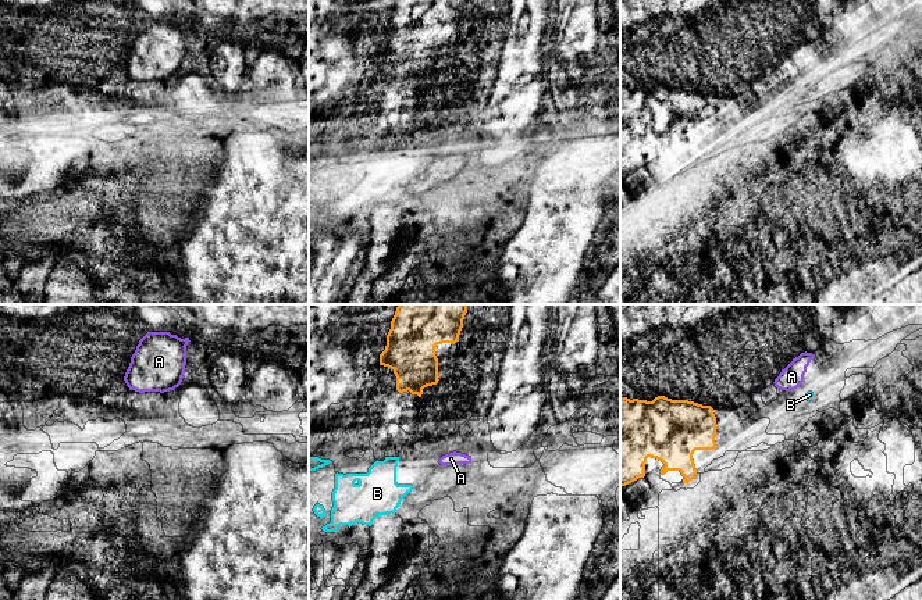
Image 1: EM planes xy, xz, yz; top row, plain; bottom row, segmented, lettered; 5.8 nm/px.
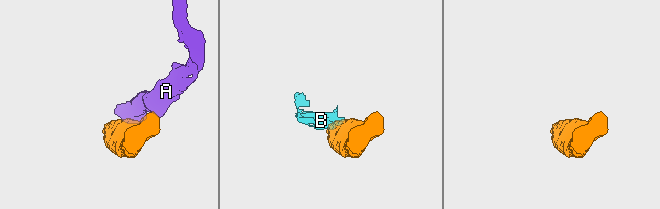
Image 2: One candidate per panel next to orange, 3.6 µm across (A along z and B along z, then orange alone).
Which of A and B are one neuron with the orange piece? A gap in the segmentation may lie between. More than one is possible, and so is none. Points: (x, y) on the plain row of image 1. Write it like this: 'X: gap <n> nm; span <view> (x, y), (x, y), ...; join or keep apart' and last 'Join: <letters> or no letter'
A: gap 360 nm; span xz (420, 85), (445, 143); keep apart
B: gap 380 nm; span xz (419, 85), (398, 146); join
Join: B

